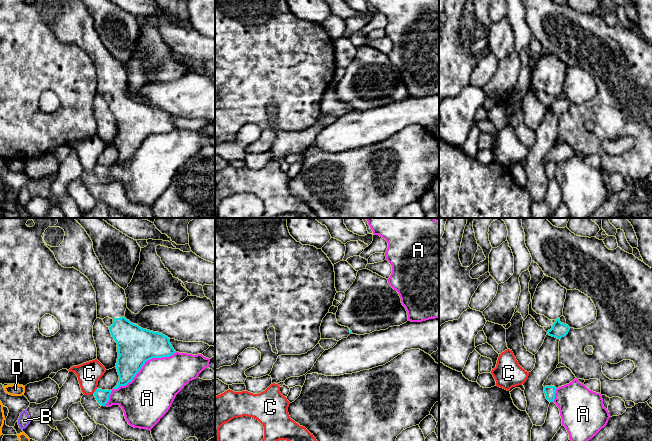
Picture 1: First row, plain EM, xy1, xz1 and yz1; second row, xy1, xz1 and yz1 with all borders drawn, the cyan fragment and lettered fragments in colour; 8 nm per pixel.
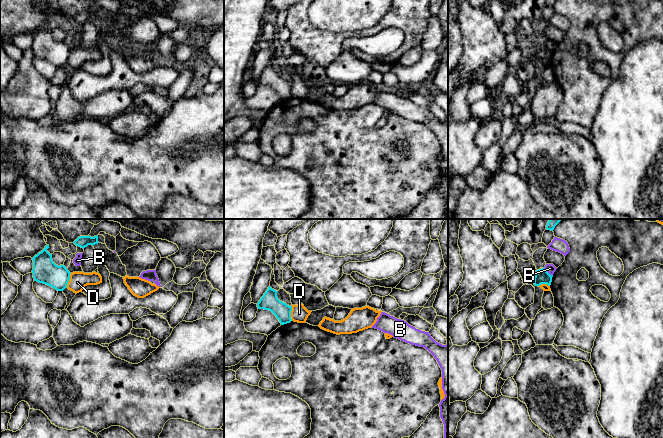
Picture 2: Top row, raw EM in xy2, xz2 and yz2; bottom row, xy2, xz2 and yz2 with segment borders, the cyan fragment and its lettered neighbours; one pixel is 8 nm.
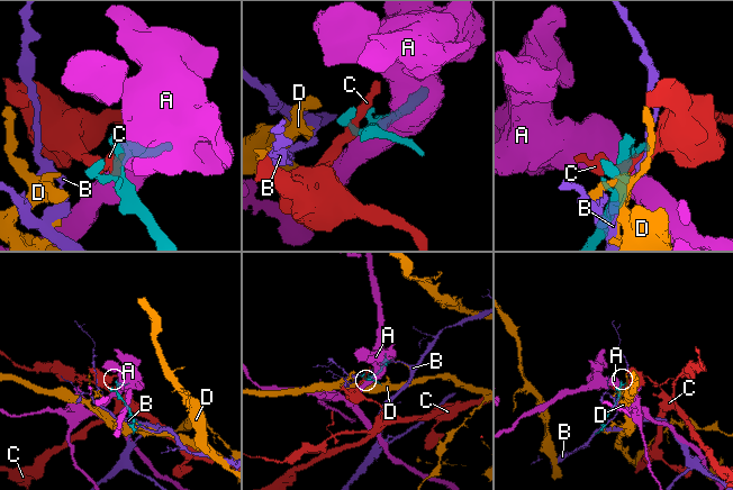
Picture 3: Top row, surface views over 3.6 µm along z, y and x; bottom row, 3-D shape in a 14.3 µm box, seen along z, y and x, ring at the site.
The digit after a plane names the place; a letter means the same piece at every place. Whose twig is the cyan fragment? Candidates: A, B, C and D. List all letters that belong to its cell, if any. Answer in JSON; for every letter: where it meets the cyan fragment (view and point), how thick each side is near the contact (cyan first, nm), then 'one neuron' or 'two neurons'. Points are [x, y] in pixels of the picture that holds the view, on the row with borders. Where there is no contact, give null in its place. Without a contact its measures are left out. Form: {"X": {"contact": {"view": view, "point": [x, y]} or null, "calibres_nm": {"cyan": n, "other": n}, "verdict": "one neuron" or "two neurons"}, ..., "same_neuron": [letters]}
{"A": {"contact": {"view": "xy1", "point": [137, 372]}, "calibres_nm": {"cyan": 300, "other": 380}, "verdict": "two neurons"}, "B": {"contact": {"view": "yz2", "point": [547, 272]}, "calibres_nm": {"cyan": 110, "other": 80}, "verdict": "two neurons"}, "C": {"contact": {"view": "xy1", "point": [95, 391]}, "calibres_nm": {"cyan": 110, "other": 190}, "verdict": "two neurons"}, "D": {"contact": {"view": "xy2", "point": [69, 279]}, "calibres_nm": {"cyan": 200, "other": 140}, "verdict": "two neurons"}, "same_neuron": []}

